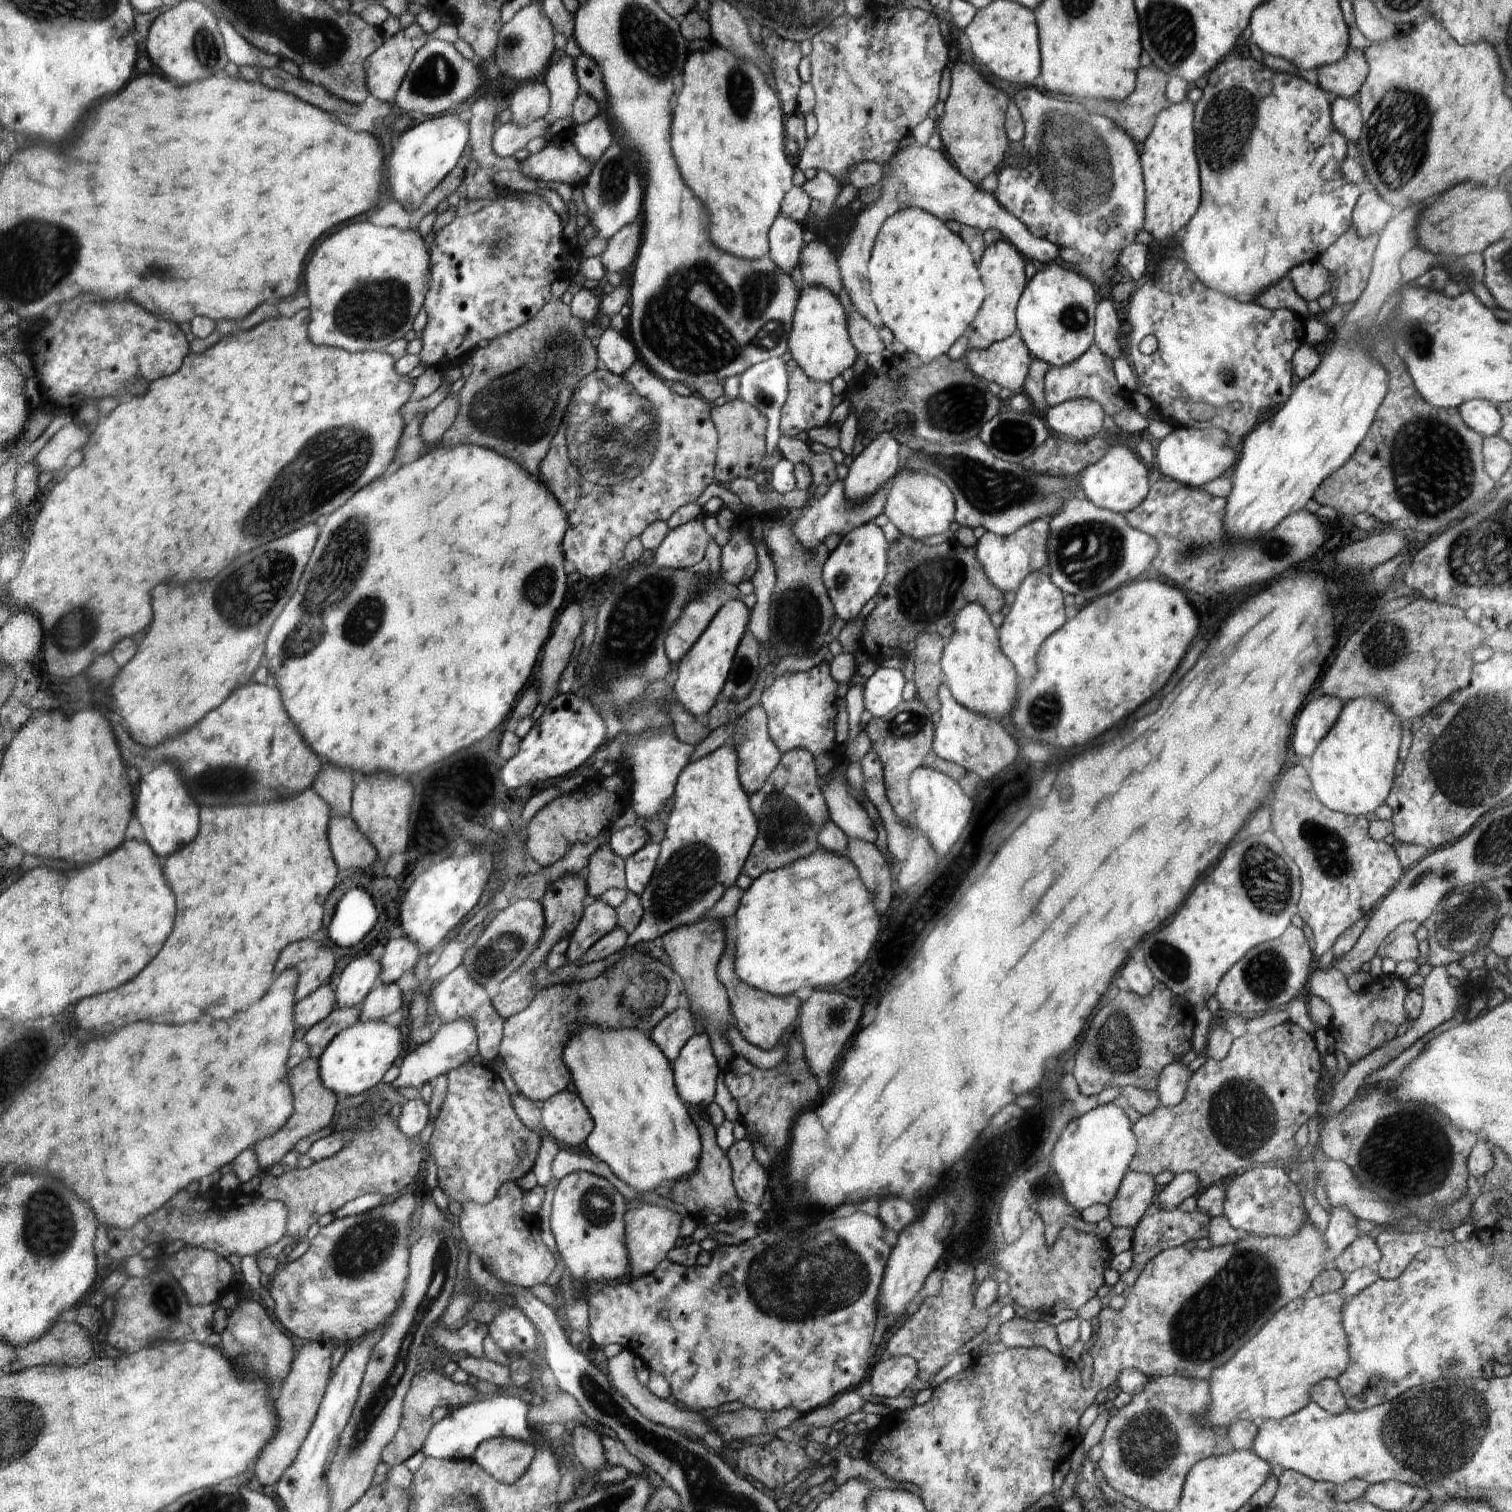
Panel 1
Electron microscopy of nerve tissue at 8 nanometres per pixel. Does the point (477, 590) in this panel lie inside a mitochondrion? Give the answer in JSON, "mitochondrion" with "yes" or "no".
{"mitochondrion":"no"}

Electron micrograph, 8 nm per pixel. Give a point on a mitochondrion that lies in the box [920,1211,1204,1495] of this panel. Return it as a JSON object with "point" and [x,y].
{"point":[1149,1443]}

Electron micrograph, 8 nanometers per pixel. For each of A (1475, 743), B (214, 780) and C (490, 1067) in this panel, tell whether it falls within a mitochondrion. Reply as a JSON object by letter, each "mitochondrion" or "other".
{"A":"mitochondrion","B":"mitochondrion","C":"other"}

